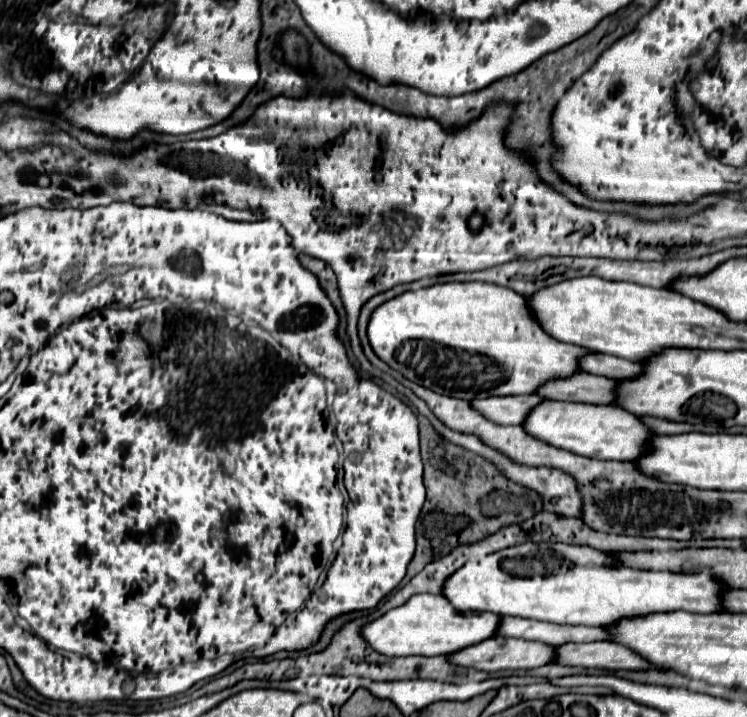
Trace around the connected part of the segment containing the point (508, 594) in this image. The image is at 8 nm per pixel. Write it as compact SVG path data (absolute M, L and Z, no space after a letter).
M527 542L501 550L499 554L489 554L479 558L479 562L467 562L463 568L453 572L445 584L441 596L447 598L457 610L467 612L493 612L499 616L523 616L555 624L583 624L583 626L607 626L625 616L643 616L653 612L721 612L719 590L721 582L709 574L673 574L673 572L653 572L635 570L621 566L609 552L599 552L589 546L569 546L569 544L549 544L549 542Z

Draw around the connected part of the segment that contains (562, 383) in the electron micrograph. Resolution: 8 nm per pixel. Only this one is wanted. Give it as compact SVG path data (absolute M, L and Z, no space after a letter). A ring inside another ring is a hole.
M575 372L567 378L547 380L541 384L535 394L549 400L567 400L567 402L589 402L589 404L611 404L615 394L615 380L605 376L595 376L587 372Z

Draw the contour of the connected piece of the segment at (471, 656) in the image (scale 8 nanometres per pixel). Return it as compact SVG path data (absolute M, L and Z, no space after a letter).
M495 636L495 638L483 640L475 646L467 646L459 652L447 654L445 658L455 666L475 668L481 672L497 672L497 670L521 670L521 668L527 670L527 668L545 666L545 664L553 662L553 652L555 652L555 646L549 646L549 644L541 644L541 642L533 642L533 640L521 640L521 638Z

